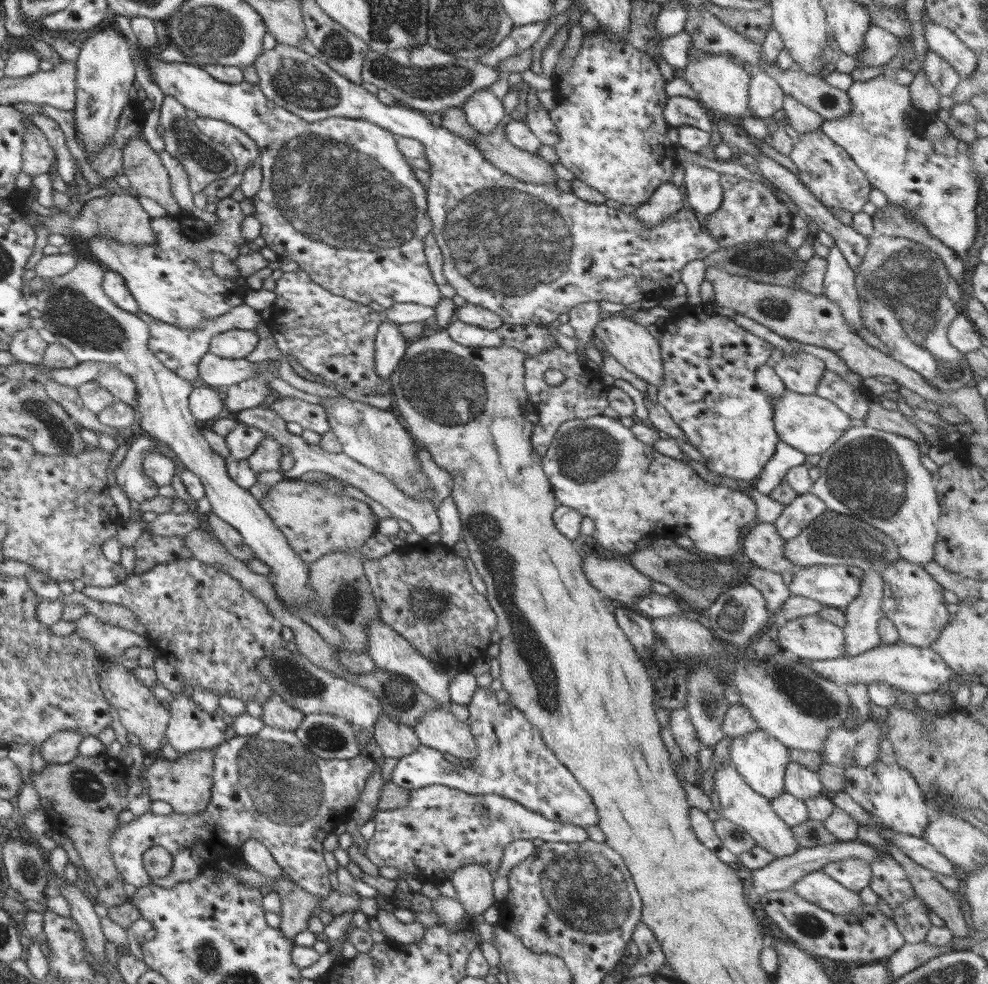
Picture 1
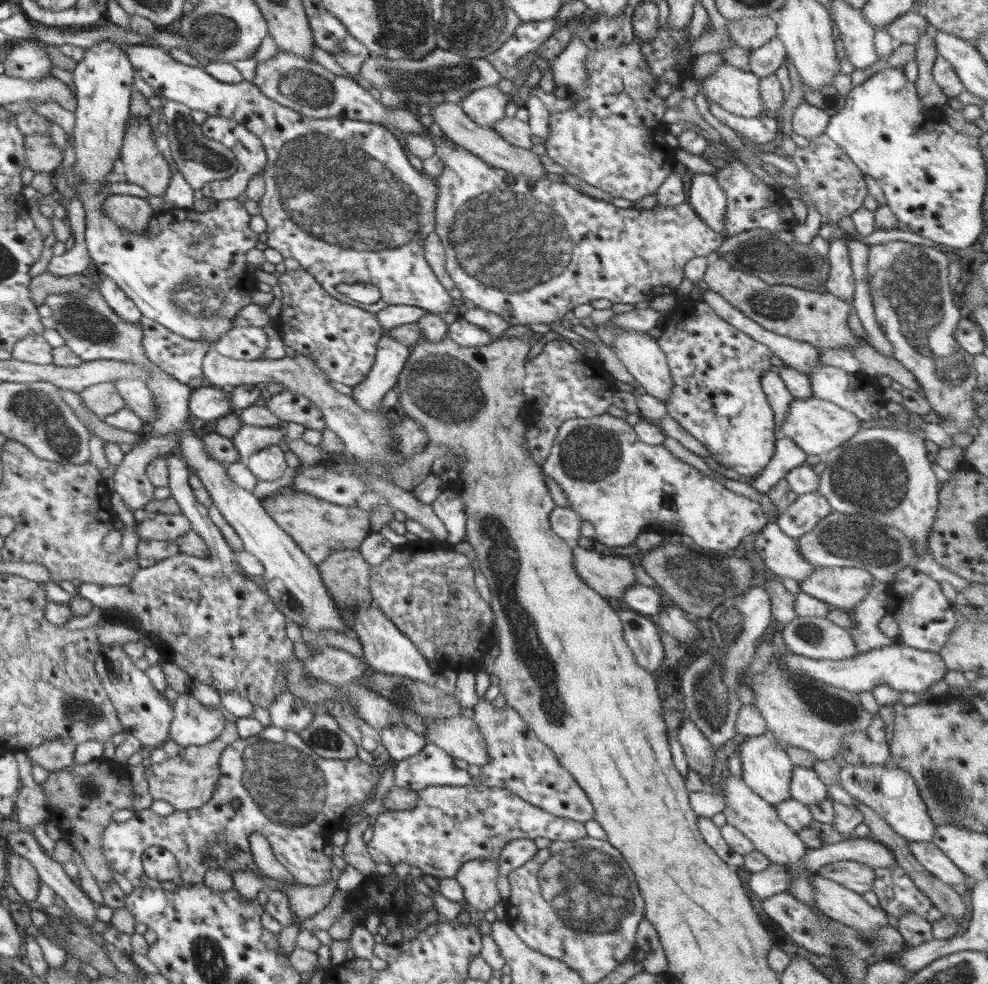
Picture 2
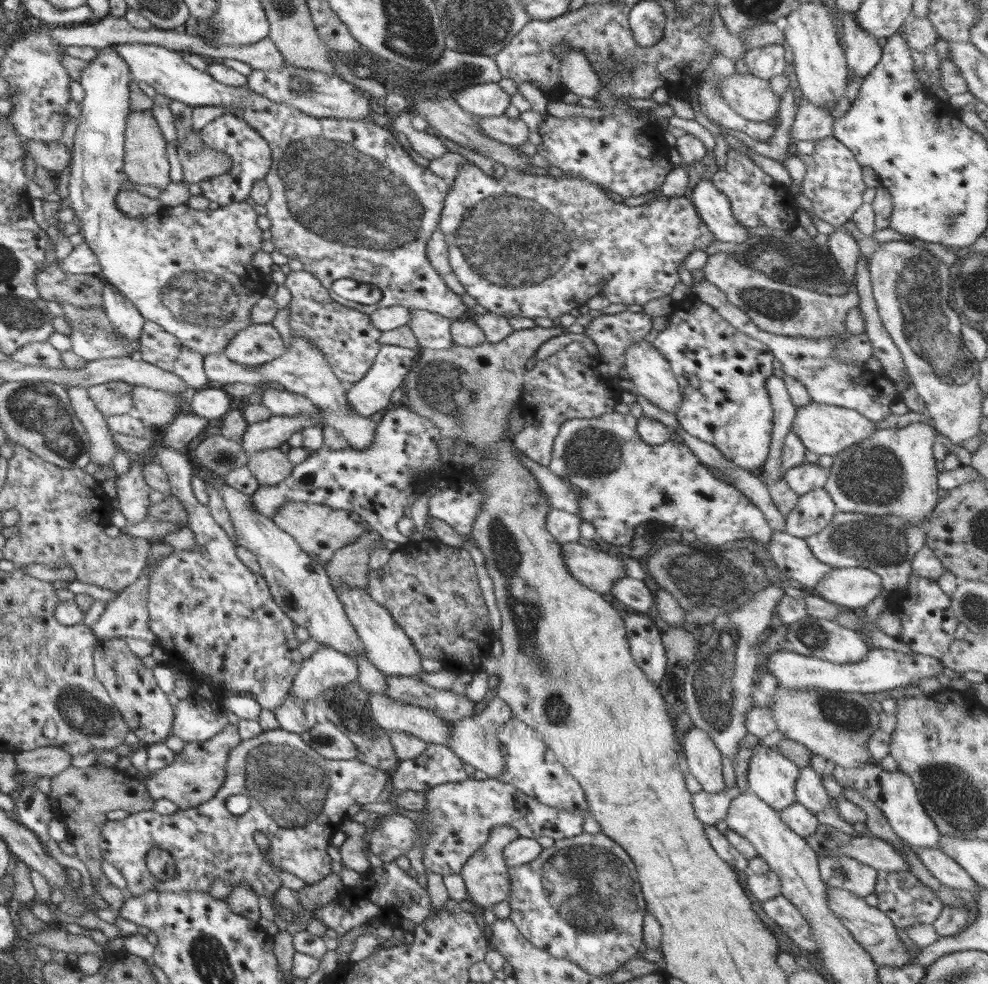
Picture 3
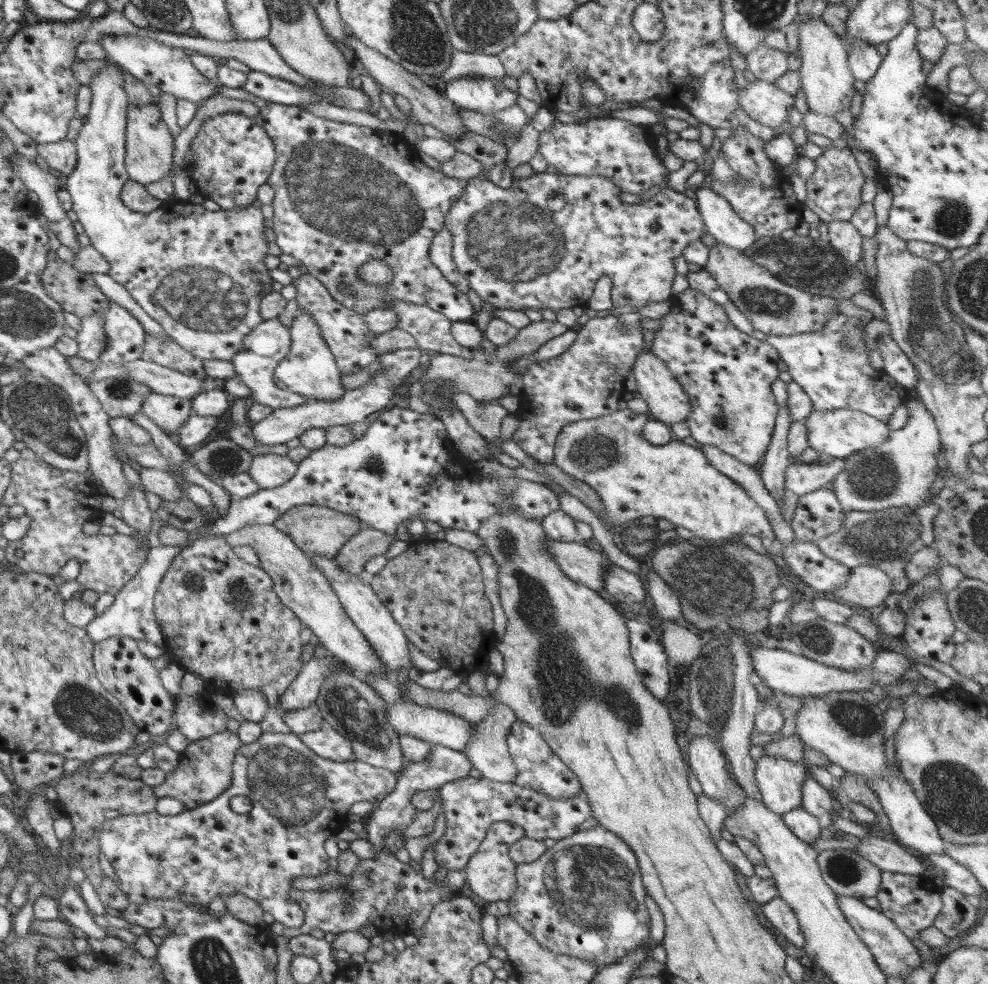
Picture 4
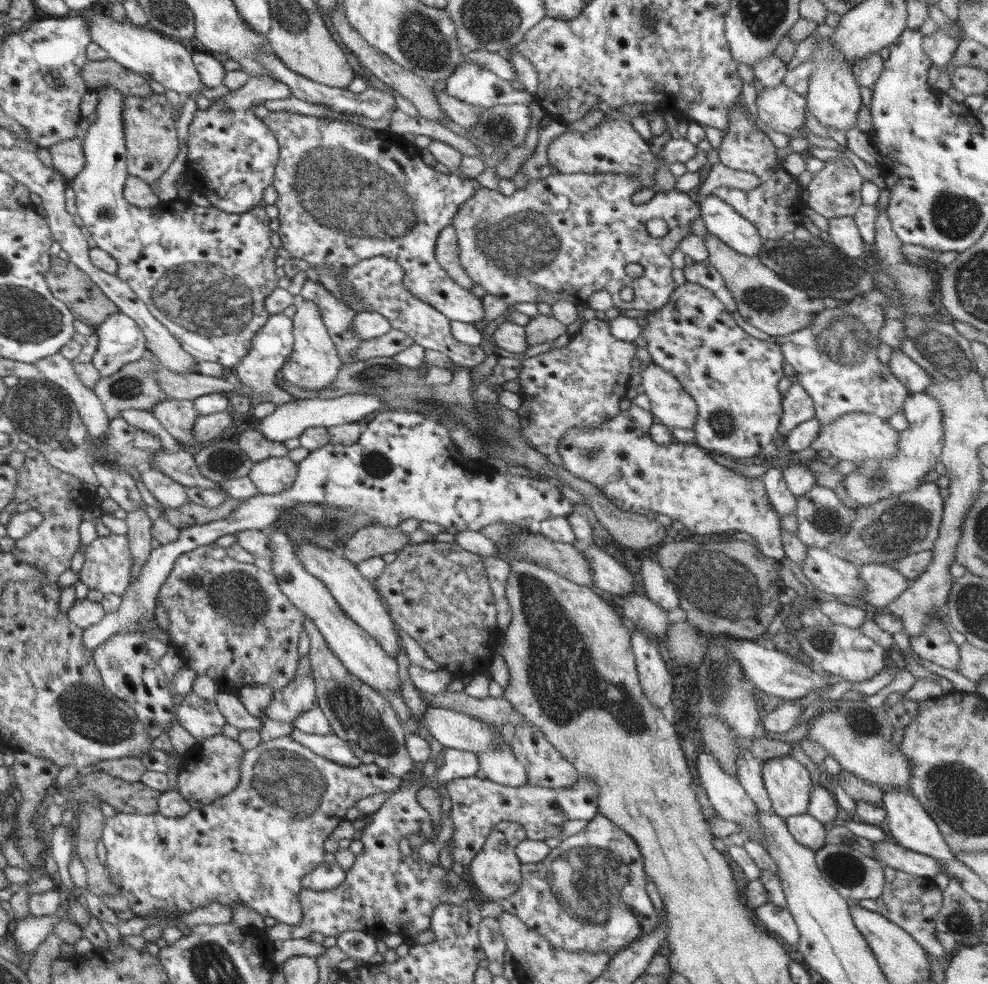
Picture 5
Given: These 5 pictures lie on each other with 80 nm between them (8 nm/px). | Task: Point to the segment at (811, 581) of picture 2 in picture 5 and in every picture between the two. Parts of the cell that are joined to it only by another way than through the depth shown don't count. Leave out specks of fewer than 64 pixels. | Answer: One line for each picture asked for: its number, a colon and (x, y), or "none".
3: (853, 588)
4: (868, 587)
5: (883, 584)

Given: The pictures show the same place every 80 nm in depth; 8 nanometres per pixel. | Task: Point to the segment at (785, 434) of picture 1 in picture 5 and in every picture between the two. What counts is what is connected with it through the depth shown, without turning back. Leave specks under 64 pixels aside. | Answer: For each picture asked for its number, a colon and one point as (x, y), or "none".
2: (817, 426)
3: (824, 429)
4: (844, 432)
5: (855, 437)

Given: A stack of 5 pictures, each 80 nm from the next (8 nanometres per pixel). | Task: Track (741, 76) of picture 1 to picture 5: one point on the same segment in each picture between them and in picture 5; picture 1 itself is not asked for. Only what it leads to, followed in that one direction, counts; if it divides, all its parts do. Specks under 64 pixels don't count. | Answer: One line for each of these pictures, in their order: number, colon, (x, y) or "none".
2: (738, 92)
3: (753, 98)
4: (766, 103)
5: (781, 108)

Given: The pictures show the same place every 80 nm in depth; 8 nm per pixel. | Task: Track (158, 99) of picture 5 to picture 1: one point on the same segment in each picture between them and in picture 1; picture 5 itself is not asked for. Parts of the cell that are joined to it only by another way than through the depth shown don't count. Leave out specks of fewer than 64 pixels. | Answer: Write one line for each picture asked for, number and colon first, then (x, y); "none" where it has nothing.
1: (147, 173)
2: (141, 162)
3: (146, 162)
4: (148, 144)

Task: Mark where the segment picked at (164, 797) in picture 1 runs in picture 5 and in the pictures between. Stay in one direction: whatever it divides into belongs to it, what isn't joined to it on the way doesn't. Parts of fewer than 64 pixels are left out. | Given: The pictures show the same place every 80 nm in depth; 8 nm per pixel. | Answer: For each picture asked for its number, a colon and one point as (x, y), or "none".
2: (187, 781)
3: (197, 773)
4: (204, 771)
5: (211, 770)

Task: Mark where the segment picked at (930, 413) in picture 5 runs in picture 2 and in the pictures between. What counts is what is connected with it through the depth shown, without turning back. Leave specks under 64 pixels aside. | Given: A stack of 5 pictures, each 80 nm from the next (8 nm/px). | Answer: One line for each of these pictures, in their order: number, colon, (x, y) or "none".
2: (885, 475)
3: (893, 472)
4: (899, 473)

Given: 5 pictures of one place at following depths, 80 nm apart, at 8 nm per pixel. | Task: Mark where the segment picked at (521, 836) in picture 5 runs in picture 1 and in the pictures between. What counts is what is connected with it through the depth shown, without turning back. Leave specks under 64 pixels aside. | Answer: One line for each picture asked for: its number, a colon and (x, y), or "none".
1: (473, 883)
2: (477, 878)
3: (485, 874)
4: (490, 877)

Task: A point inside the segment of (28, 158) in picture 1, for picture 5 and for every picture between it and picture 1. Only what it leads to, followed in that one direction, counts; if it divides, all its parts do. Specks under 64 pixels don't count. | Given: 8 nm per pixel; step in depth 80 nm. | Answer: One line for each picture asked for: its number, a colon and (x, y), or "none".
2: (42, 155)
3: (55, 156)
4: (62, 156)
5: (68, 158)

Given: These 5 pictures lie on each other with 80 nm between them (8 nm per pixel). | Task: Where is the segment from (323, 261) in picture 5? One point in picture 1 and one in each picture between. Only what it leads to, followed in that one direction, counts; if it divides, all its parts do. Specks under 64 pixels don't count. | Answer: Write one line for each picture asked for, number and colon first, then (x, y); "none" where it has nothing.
1: (338, 197)
2: (342, 199)
3: (347, 201)
4: (345, 194)

